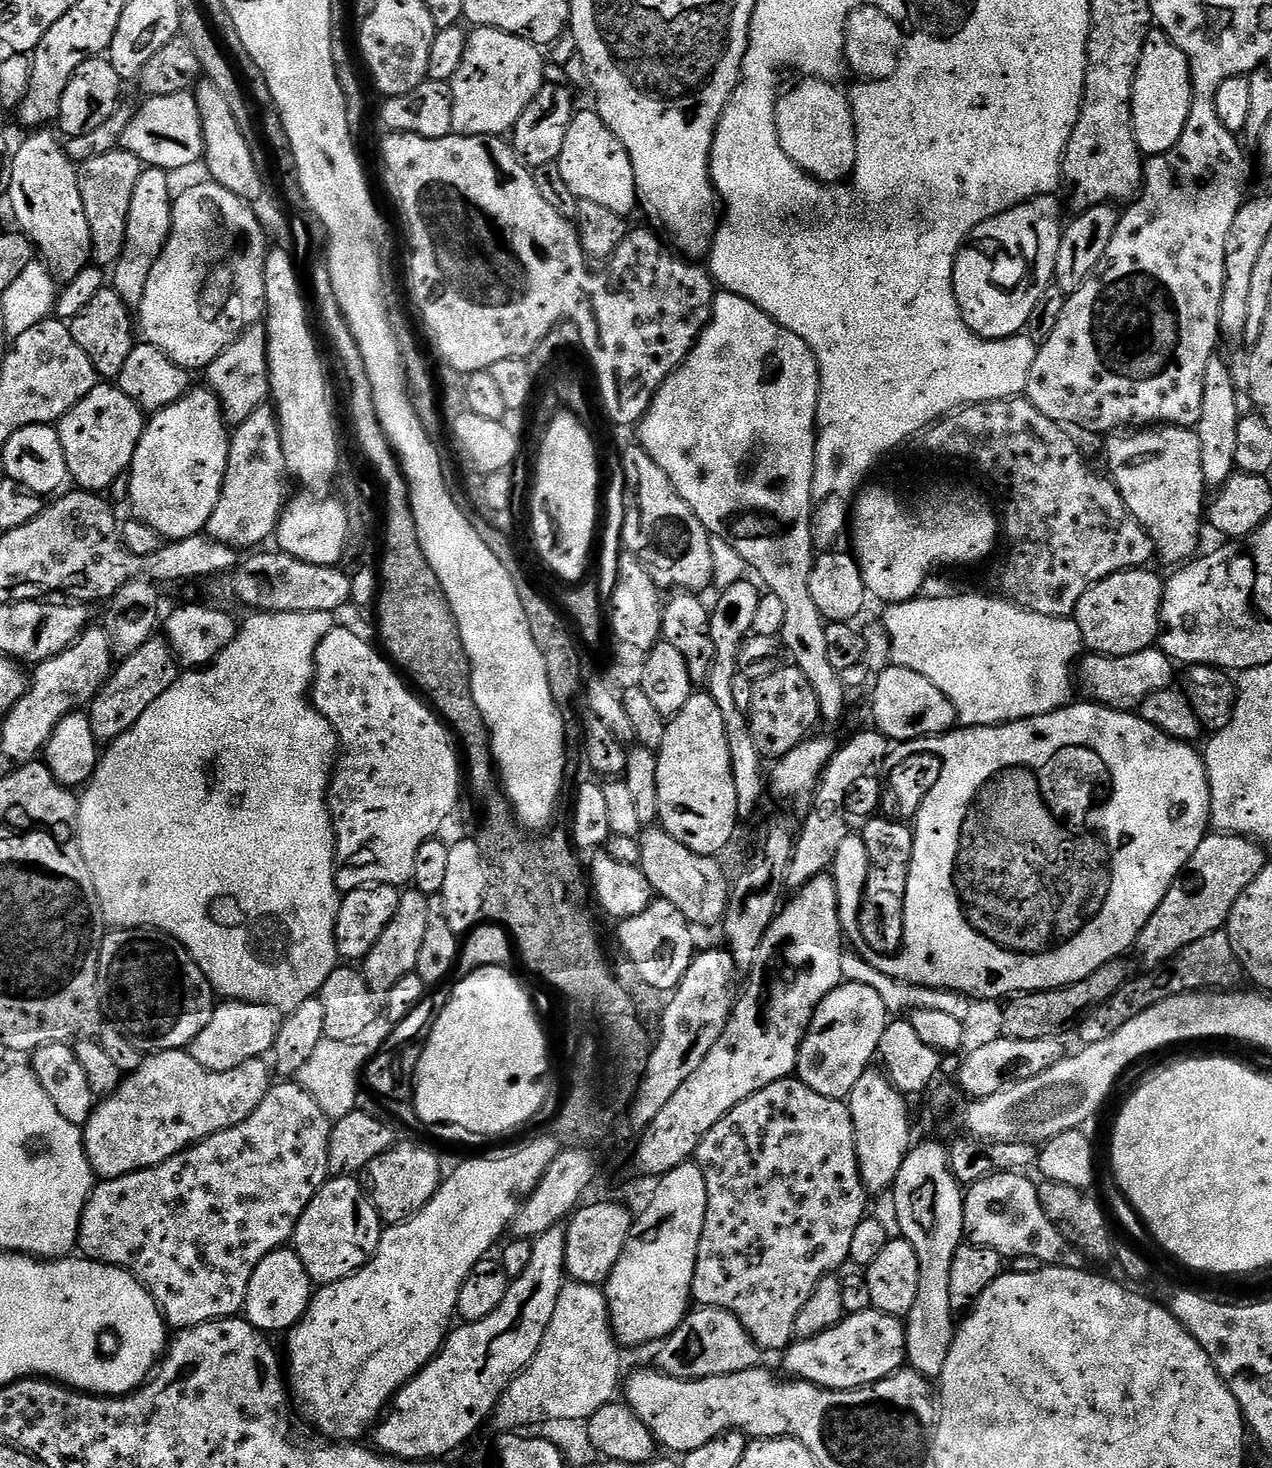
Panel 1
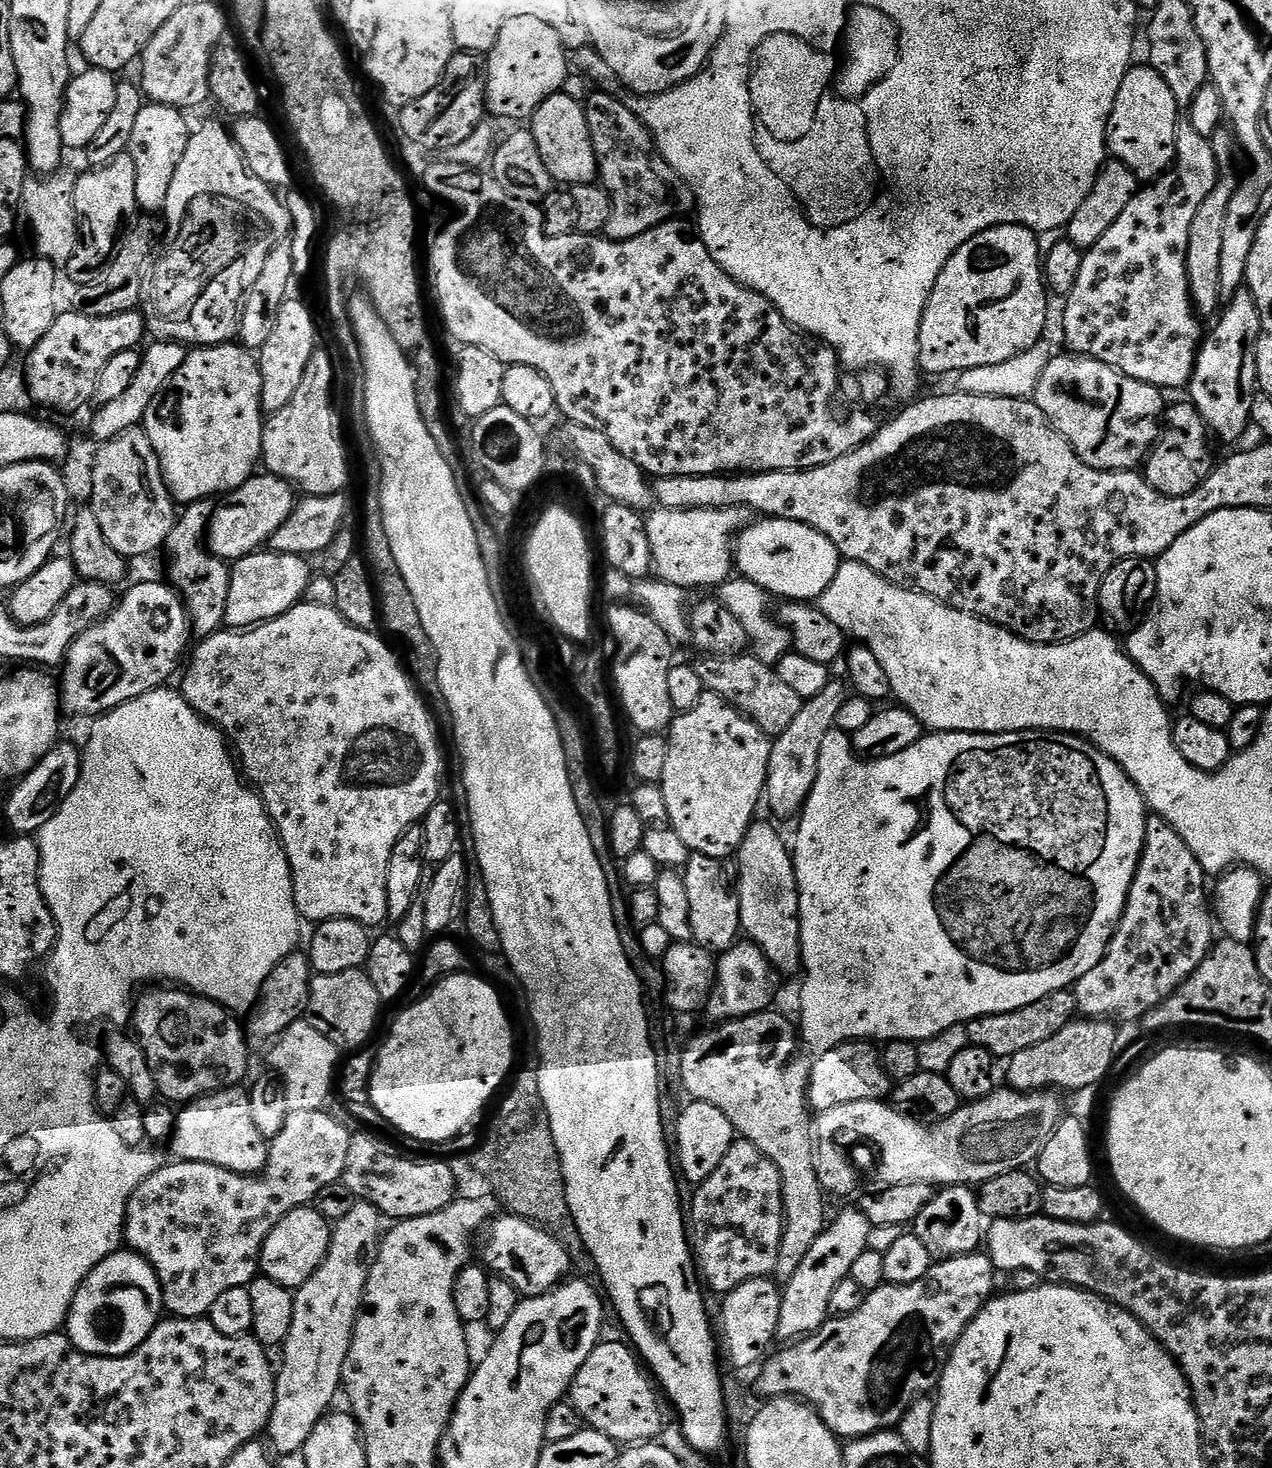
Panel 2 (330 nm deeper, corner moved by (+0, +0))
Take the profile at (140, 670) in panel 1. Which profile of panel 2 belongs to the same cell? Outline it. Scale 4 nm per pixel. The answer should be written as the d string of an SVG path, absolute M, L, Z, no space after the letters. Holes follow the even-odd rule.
M199 500L187 505L177 515L174 530L166 538L163 551L168 552L167 583L180 593L184 607L188 609L190 632L197 641L202 641L215 632L221 631L226 614L226 602L230 599L232 569L225 561L208 551L208 524L212 520L212 500Z

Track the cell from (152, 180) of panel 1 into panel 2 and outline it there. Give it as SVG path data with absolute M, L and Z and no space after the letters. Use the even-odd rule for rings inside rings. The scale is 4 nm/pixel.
M151 102L145 103L138 114L127 153L134 158L134 170L138 170L134 194L136 207L141 213L163 213L170 194L170 182L174 182L174 170L178 170L178 162L182 162L182 154L186 154L188 145L190 127L184 116L185 113L179 108Z

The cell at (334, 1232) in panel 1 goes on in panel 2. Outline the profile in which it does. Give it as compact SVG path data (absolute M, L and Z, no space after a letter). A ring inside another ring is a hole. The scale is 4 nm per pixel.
M315 1206L290 1210L290 1214L286 1214L286 1218L282 1218L278 1226L274 1226L270 1238L266 1238L260 1255L260 1272L283 1288L301 1288L310 1278L310 1274L314 1274L314 1270L322 1266L330 1250L332 1230L333 1225L322 1218L322 1214L318 1214Z

